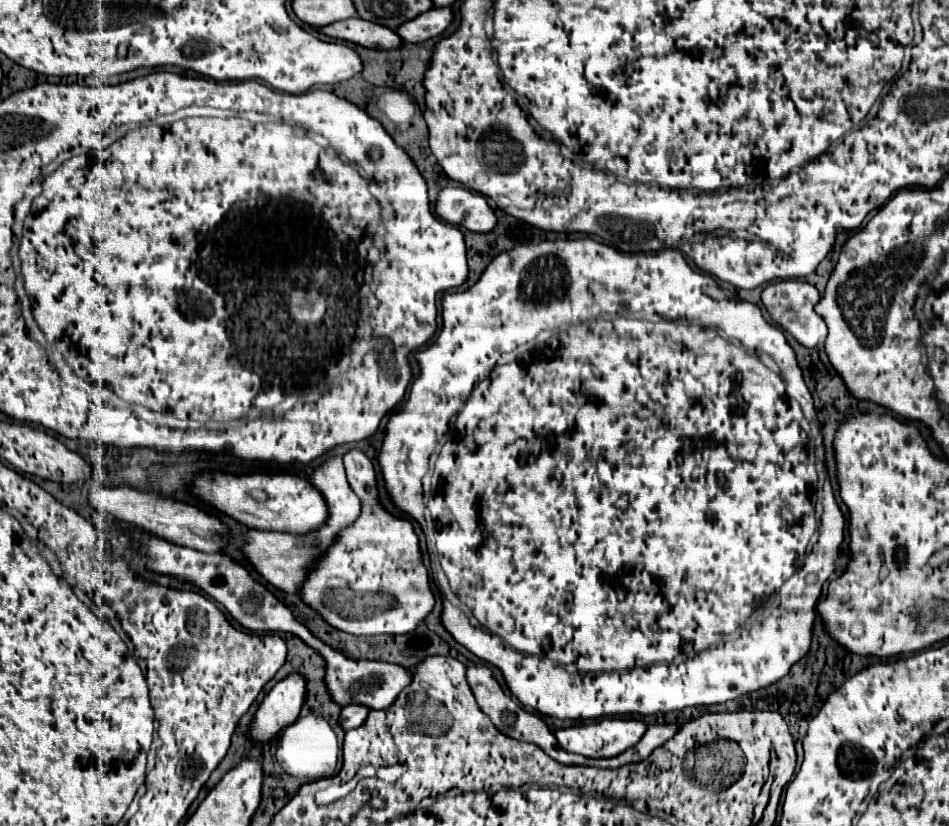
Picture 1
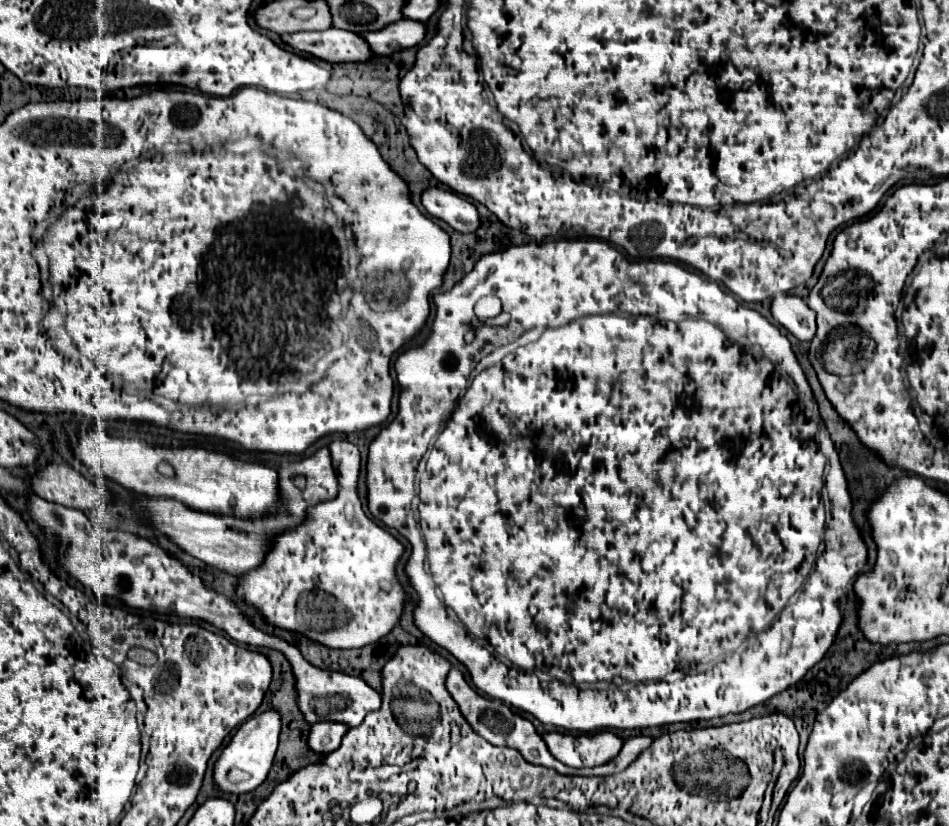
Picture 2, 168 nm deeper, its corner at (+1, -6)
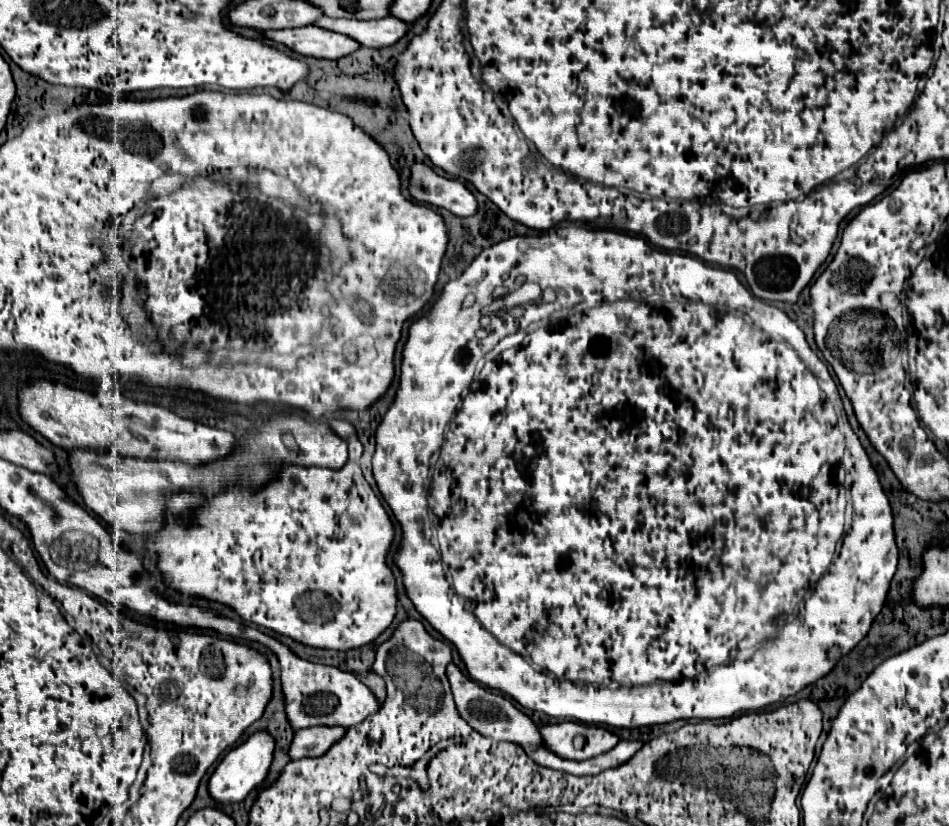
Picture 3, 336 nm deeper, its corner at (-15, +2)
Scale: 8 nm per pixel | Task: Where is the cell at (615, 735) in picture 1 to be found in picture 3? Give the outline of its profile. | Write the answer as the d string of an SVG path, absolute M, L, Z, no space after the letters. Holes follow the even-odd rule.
M576 722L542 726L540 736L544 736L544 744L548 744L550 752L556 752L556 756L566 760L586 760L598 756L614 748L618 742L618 738L602 726Z

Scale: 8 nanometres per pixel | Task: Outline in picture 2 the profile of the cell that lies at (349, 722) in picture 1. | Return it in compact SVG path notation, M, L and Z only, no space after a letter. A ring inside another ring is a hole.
M322 720L322 722L316 722L310 730L310 736L308 736L308 746L314 750L314 752L334 752L344 734L348 732L348 724L340 724L340 722L328 722L328 720Z

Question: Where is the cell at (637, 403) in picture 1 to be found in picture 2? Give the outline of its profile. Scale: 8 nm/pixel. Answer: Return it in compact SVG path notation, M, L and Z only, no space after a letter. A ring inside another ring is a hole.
M547 238L546 242L531 241L524 246L510 246L508 250L486 254L480 258L474 270L462 278L458 286L454 286L450 292L436 294L434 304L436 318L426 344L402 352L396 360L396 374L400 382L398 414L370 444L366 464L368 506L374 518L382 520L386 526L396 528L408 540L412 538L412 556L406 564L406 572L420 598L418 608L414 610L414 622L432 642L446 648L468 668L476 688L494 700L502 700L518 710L532 714L542 724L570 732L650 728L700 718L710 720L730 712L744 712L796 684L816 662L822 660L840 626L838 600L844 596L846 588L852 586L856 574L860 574L866 564L866 548L862 548L866 544L862 542L860 532L852 522L852 500L840 462L831 458L829 472L826 478L822 476L826 458L818 450L818 426L812 418L806 418L806 410L800 400L800 392L808 390L808 382L792 352L791 343L776 326L772 326L756 310L738 304L716 282L700 274L688 272L674 262L630 260L616 248L608 246L608 242L591 239ZM488 294L500 300L508 300L508 328L486 330L490 336L504 340L487 340L478 331L474 340L468 343L464 336L470 330L470 322L474 318L474 304L478 298ZM512 340L536 342L510 352L508 342ZM504 346L506 354L501 354L502 360L470 380L478 360L486 352ZM446 420L448 424L444 424ZM498 426L498 440L494 440ZM434 436L436 442L418 486L418 530L412 510L412 500L416 496L416 466ZM504 472L504 480L490 482L492 476L500 476ZM824 480L832 506L830 522L826 522L826 512L820 498ZM424 538L428 552L424 548ZM822 538L834 542L824 542L824 552L816 556ZM427 554L432 576L425 568ZM434 584L442 590L444 602L438 600ZM794 594L796 602L790 600ZM446 606L454 608L460 622L448 618ZM584 687L592 688L582 690Z

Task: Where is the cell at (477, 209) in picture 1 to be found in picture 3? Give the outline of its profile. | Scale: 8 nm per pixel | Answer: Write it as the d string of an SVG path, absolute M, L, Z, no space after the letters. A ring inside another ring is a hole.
M412 164L408 192L418 204L432 204L456 216L472 216L476 212L474 194L458 180L438 176L426 164Z

